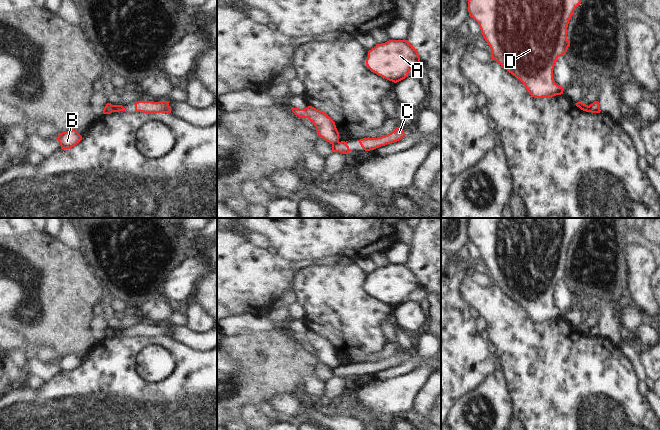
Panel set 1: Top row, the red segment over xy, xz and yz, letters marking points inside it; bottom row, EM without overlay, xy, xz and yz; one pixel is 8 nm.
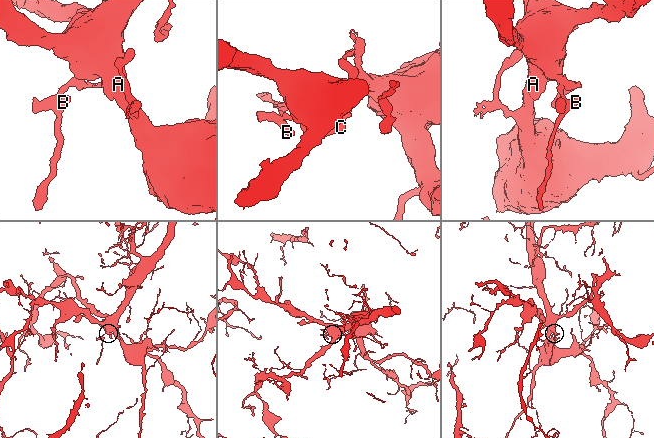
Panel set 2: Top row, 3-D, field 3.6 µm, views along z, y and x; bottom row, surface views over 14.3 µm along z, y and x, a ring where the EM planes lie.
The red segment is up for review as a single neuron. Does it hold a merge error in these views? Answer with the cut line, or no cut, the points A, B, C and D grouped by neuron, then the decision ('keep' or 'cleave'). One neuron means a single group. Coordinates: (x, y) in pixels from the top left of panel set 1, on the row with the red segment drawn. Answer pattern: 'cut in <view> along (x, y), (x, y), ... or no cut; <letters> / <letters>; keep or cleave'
cut in xy along (112, 105), (113, 111); A B D / C; cleave

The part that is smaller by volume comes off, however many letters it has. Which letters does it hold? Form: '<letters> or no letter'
C

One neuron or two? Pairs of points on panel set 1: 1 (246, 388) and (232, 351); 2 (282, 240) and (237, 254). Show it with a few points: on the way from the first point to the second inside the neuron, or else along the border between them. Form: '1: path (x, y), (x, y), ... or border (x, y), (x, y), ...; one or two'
1: path (246, 378), (246, 363), (242, 359); one
2: border (275, 251), (291, 262); two

